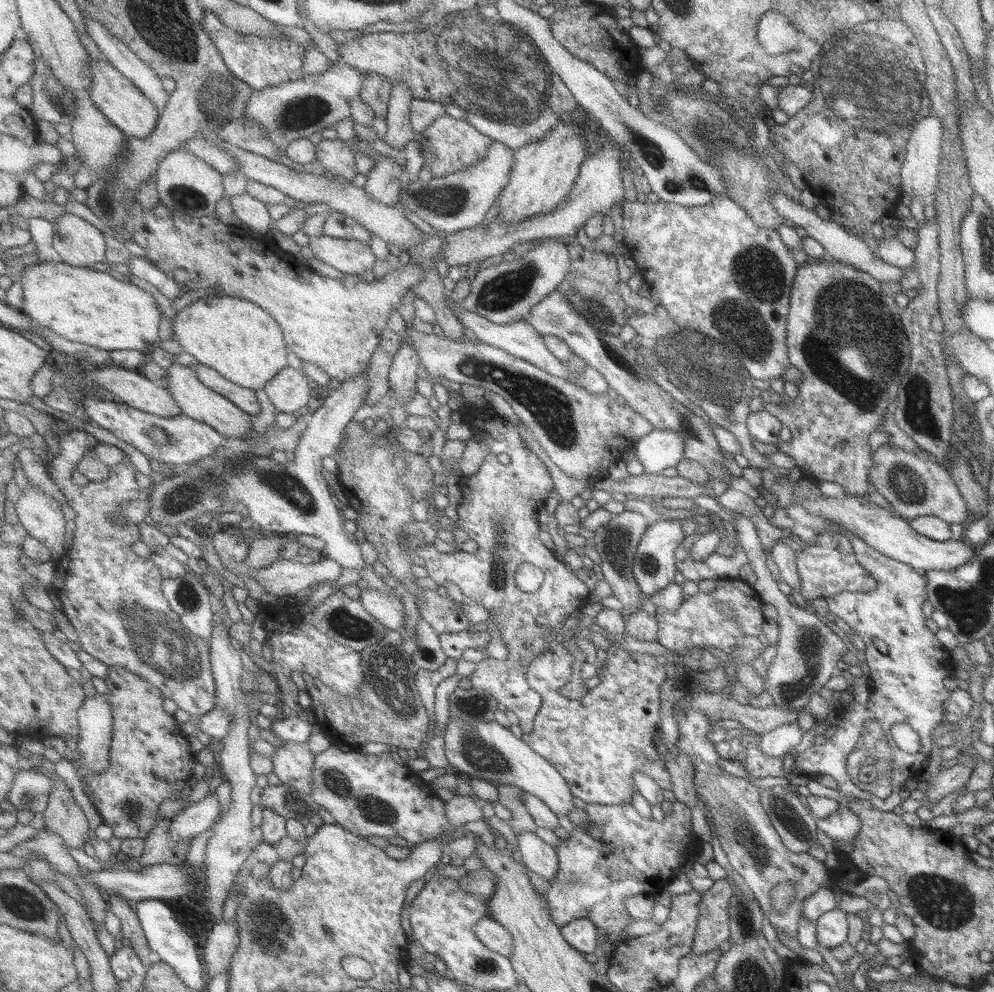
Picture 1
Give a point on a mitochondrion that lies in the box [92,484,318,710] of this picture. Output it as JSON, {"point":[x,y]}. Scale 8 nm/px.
{"point":[153,637]}

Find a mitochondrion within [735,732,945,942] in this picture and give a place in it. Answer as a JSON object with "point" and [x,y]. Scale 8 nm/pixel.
{"point":[789,821]}

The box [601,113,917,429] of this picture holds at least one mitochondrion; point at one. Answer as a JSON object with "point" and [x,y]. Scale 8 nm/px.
{"point":[852,348]}

